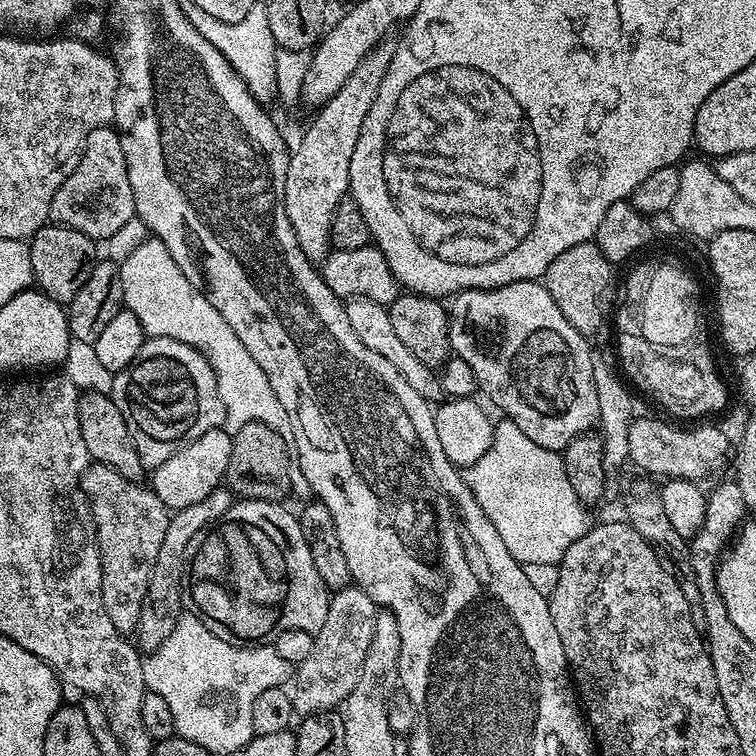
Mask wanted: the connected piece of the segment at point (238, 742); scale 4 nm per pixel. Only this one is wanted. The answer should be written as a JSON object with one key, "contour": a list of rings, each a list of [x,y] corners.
{"contour":[[[181,614],[168,637],[149,656],[152,657],[143,661],[147,691],[162,694],[162,698],[166,698],[170,711],[174,713],[176,735],[202,746],[210,754],[231,754],[249,744],[254,735],[250,722],[254,698],[271,688],[284,688],[294,676],[294,665],[286,662],[275,647],[222,642],[222,638],[210,634],[210,630],[206,630],[206,626],[202,626],[202,622],[191,614]]]}

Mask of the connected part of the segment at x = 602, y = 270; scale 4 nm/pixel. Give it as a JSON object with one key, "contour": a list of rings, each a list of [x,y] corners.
{"contour":[[[589,242],[570,246],[570,250],[558,254],[543,274],[543,286],[550,298],[554,298],[554,306],[562,310],[562,318],[585,338],[591,337],[591,332],[598,331],[613,315],[612,299],[615,296],[617,299],[618,288],[612,285],[612,272],[614,265],[601,254],[595,242]]]}

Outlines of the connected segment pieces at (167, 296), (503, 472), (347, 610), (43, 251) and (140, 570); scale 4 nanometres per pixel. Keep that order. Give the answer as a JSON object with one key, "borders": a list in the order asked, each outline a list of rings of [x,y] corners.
{"borders":[[[[155,238],[147,239],[125,260],[119,261],[124,308],[133,312],[138,322],[142,322],[149,337],[165,336],[186,342],[207,358],[218,382],[218,398],[222,398],[224,407],[222,428],[228,435],[238,434],[238,430],[250,422],[262,422],[291,442],[294,430],[290,414],[286,414],[286,406],[278,402],[266,374],[262,374],[262,366],[254,362],[250,350],[242,346],[238,334],[230,330],[226,318],[222,318],[222,314],[210,306],[204,293],[192,285],[182,270],[178,270],[178,262],[170,258],[170,250],[166,250],[164,243]]],[[[500,418],[496,429],[491,429],[486,454],[467,469],[466,483],[498,530],[498,538],[506,542],[506,550],[521,566],[530,562],[559,564],[568,547],[590,527],[586,505],[566,478],[563,455],[530,442],[507,418]]],[[[348,585],[342,590],[333,593],[329,597],[326,620],[323,623],[322,630],[315,633],[314,650],[306,658],[306,662],[297,667],[294,678],[294,690],[292,689],[292,708],[293,713],[300,718],[312,716],[314,713],[322,713],[337,709],[353,692],[354,686],[361,674],[362,664],[366,660],[366,653],[370,648],[370,642],[374,636],[374,622],[378,606],[373,602],[368,594],[356,585]]],[[[53,223],[39,228],[30,237],[28,244],[35,287],[51,300],[59,302],[61,306],[71,304],[74,294],[78,294],[78,290],[86,286],[86,278],[90,278],[94,266],[98,263],[96,248],[97,241],[78,230],[61,228],[60,225]]],[[[95,462],[89,463],[80,478],[80,488],[88,499],[92,512],[92,526],[96,529],[96,544],[100,547],[102,562],[102,602],[110,622],[120,632],[132,634],[140,627],[140,615],[148,598],[150,570],[154,570],[170,509],[151,487],[122,478],[114,470]]]]}

